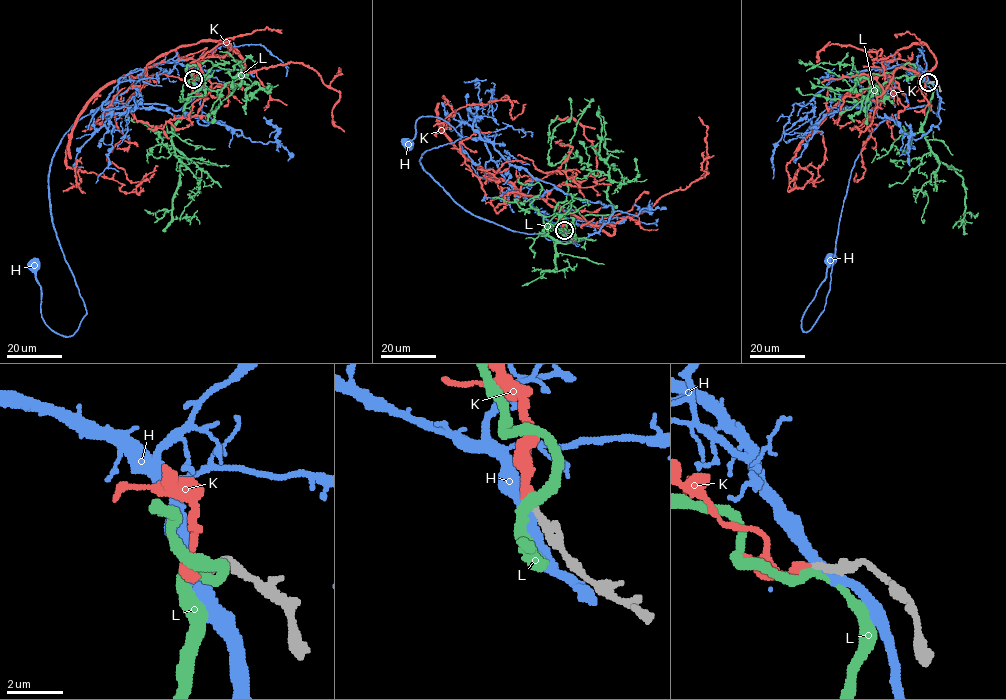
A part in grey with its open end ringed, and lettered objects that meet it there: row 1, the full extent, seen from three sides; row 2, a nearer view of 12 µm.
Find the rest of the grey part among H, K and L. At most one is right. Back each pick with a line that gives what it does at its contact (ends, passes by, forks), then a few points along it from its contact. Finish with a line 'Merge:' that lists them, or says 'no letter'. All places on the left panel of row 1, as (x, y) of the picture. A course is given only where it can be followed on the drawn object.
K: it ends there; it runs (193, 79), (175, 51), (120, 77), (65, 152), (123, 192), (157, 165)
Merge: K

